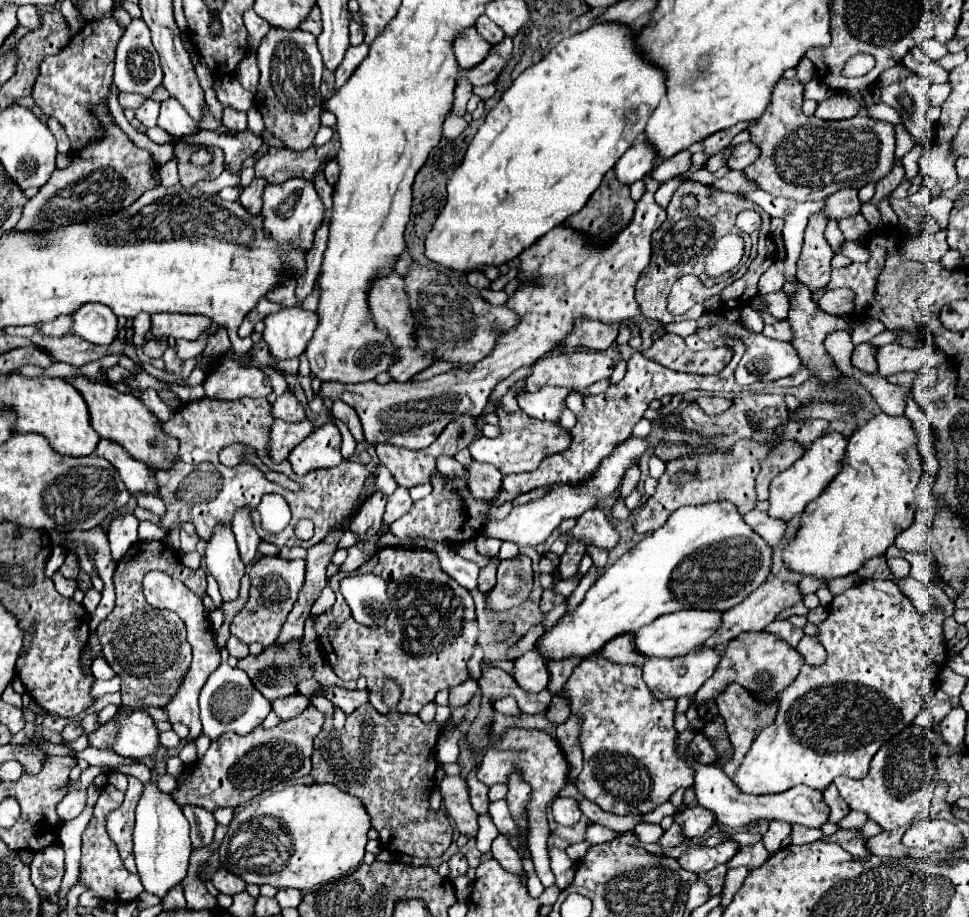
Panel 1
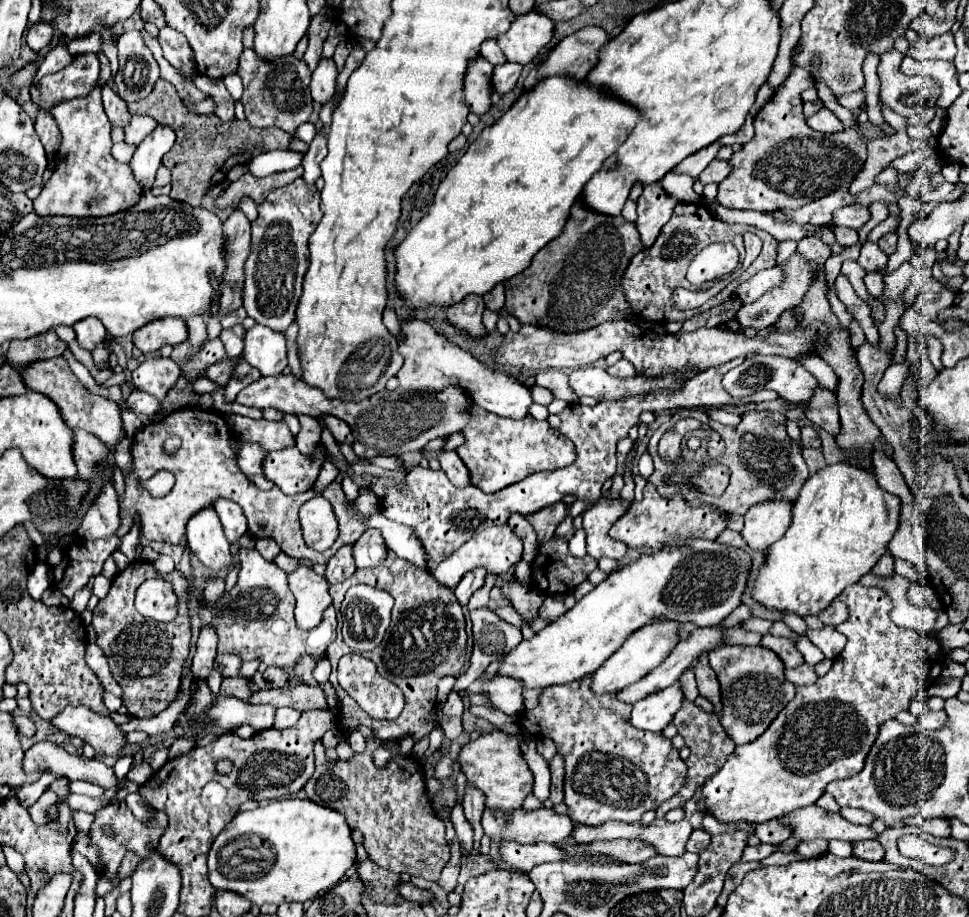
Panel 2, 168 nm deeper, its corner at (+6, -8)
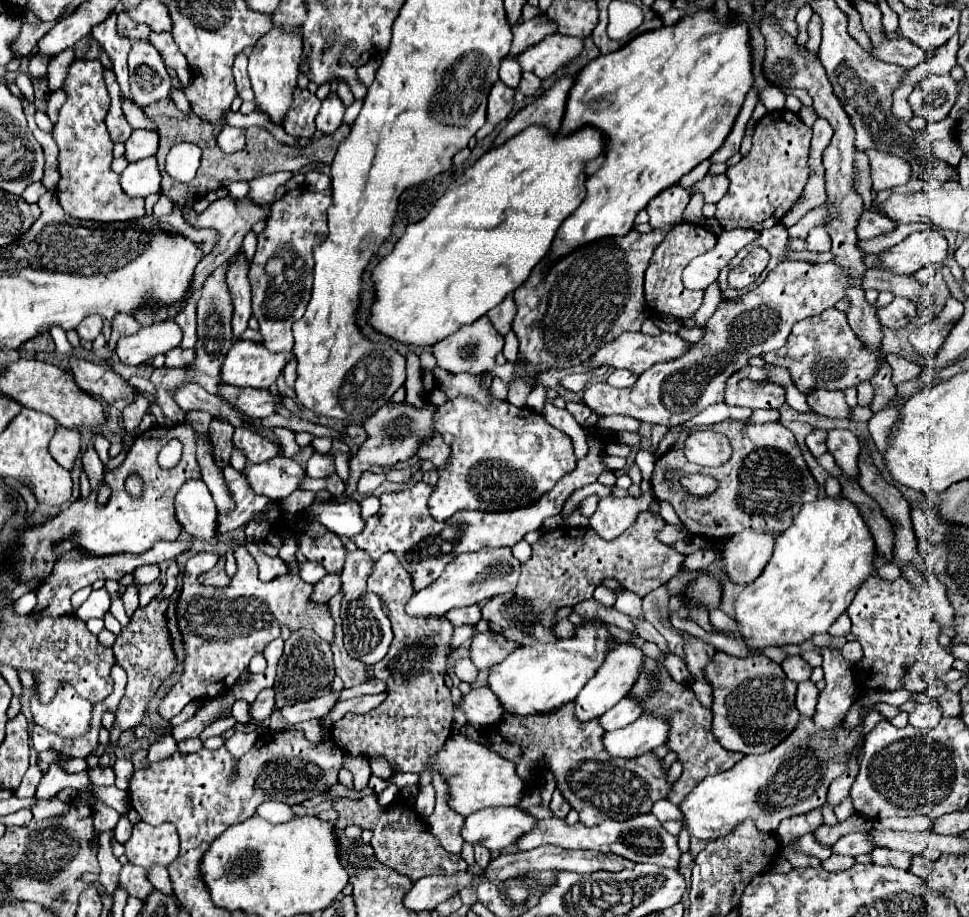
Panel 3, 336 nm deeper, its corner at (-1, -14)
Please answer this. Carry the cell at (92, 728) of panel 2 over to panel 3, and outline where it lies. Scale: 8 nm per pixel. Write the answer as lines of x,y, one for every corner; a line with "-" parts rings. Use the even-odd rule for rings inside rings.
37,684
31,688
31,716
33,722
59,736
77,738
89,730
91,702
79,698
73,686
59,684
55,698
49,704
41,704

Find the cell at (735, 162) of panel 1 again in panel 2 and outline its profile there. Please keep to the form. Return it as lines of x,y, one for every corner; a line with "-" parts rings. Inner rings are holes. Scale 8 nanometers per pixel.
712,160
712,164
708,164
708,168
698,178
702,184
708,184
708,182
720,184
730,172
732,172
730,160

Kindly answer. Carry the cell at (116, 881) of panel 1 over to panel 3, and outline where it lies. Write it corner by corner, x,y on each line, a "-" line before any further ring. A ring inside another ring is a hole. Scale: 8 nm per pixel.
137,822
133,826
131,840
125,844
125,856
131,864
141,868
151,868
153,864
169,866
179,854
179,836
175,826
161,824
151,826
147,822

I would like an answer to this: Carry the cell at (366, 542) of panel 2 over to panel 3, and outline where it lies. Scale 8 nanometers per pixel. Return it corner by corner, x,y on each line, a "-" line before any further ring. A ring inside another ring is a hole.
355,550
355,552
347,554
347,562
341,572
343,598
357,598
357,596
361,596
361,592
367,592
365,582
371,576
373,564
375,562
363,550

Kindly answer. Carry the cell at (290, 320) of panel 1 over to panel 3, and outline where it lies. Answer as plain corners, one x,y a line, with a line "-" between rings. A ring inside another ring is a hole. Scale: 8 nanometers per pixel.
239,340
223,360
221,382
237,388
269,388
291,356
291,352
273,354
263,344

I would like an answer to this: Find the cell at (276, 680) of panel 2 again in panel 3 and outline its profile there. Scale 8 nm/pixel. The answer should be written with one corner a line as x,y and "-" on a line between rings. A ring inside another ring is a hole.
269,688
269,690
263,690
263,692
255,698
255,702
249,704
249,714
251,714
251,718
253,718
255,722
263,722
265,718
271,716
273,706
275,706
275,698
273,698
273,690

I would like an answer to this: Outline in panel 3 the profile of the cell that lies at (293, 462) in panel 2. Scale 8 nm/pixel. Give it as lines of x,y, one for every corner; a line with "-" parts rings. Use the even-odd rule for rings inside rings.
275,456
271,460
267,460
267,462
247,466
245,468
245,476
247,476
247,482
249,482
249,486
251,486
251,490
255,494
267,496
269,500
283,500
283,498
287,498
291,492
295,492
299,488
299,482
305,476
305,470
291,458

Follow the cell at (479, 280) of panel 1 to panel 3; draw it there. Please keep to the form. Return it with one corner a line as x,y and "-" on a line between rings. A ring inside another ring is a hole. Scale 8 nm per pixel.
483,316
479,320
475,320
469,326
463,326
459,332
447,336
445,340
437,342
433,346
433,356
437,360
437,366
447,370
447,372
455,372
455,374
491,374
491,376
499,376
505,382
511,382
513,378
513,364
504,364
497,366
495,358
504,346
504,337
497,334
497,330
491,326
489,318

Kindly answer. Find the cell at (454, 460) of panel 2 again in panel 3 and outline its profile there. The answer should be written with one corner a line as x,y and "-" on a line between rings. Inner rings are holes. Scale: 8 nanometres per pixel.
433,434
431,438
427,438
427,442
423,442
423,446
419,446
419,458
423,460
431,460
435,468
445,468
447,460
449,460
449,446
443,442
441,434

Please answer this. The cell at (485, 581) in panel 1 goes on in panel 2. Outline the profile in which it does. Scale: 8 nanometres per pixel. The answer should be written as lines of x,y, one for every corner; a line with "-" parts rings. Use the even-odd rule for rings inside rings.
488,606
470,612
472,632
474,632
474,652
470,658
470,668
458,676
454,690
466,690
476,678
482,676
484,668
506,656
522,640
516,626
498,618

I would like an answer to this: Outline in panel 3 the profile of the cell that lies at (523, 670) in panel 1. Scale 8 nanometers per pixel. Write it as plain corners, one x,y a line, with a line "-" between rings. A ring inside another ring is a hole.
487,686
473,688
469,694
463,694
459,708
465,714
467,724
479,730
497,726
499,720
503,718
503,708
499,706
499,700

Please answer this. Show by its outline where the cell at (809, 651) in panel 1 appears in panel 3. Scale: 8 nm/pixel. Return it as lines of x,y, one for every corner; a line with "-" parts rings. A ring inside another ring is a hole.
811,680
799,682
799,688
797,688
797,710
801,712
801,716
811,718
815,714
817,696
819,696
819,690
817,690
817,686

